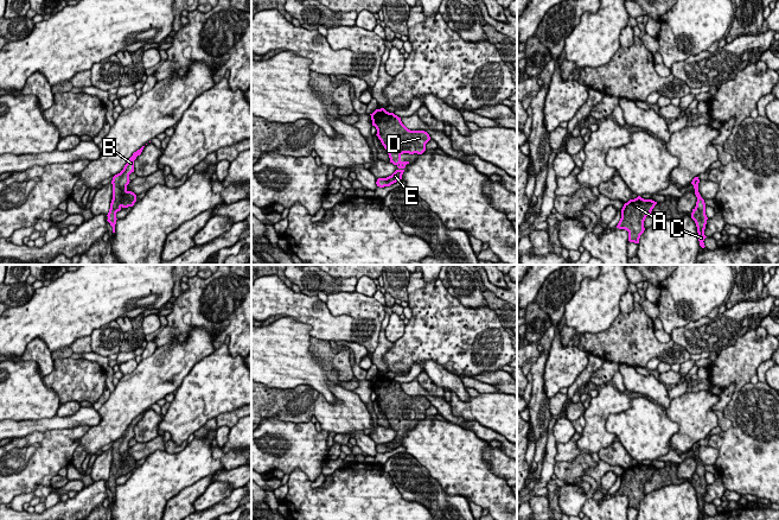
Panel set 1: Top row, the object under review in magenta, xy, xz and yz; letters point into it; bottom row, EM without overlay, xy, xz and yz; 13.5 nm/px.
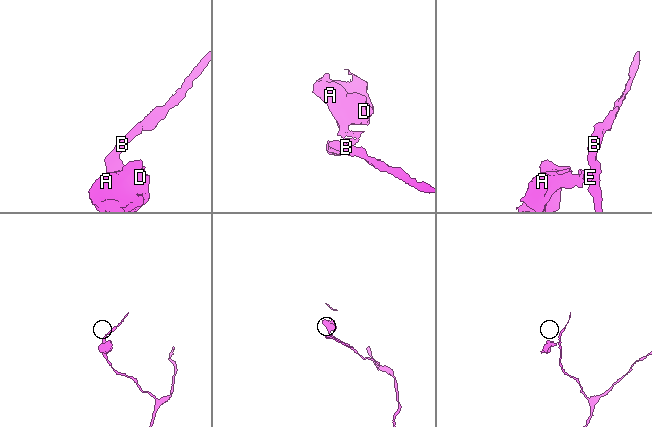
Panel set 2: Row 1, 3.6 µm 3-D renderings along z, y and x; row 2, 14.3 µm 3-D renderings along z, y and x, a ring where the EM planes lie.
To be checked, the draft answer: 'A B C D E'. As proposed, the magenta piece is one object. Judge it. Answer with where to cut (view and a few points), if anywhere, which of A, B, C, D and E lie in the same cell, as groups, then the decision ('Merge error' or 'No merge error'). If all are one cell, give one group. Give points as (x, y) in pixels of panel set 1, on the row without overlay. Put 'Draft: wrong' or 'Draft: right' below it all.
No split. Groups: A B C D E. No merge error
Draft: right

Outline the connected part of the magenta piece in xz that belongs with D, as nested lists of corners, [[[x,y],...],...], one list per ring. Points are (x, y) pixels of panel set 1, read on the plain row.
[[[384,374],[376,375],[371,381],[372,392],[377,395],[377,402],[387,416],[390,429],[398,435],[387,444],[378,444],[376,450],[379,454],[390,452],[402,445],[404,433],[409,427],[402,427],[403,419],[422,420],[430,402],[424,397],[410,397],[401,387],[401,383]]]

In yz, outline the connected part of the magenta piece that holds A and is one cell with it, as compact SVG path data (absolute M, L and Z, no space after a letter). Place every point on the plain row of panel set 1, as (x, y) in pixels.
M638 462L630 465L621 475L621 484L617 492L619 495L628 497L628 507L639 509L640 501L644 499L644 487L651 480L657 468L644 465Z

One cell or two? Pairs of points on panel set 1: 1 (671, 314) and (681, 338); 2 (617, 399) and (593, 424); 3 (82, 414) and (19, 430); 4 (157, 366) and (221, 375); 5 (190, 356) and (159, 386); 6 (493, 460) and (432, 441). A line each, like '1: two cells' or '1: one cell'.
1: two cells
2: one cell
3: one cell
4: two cells
5: one cell
6: two cells

